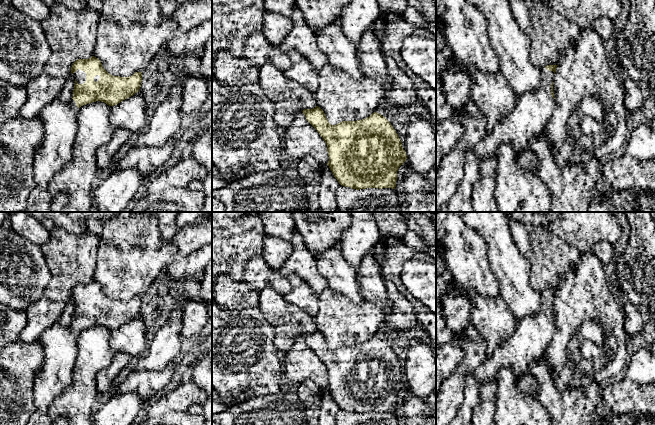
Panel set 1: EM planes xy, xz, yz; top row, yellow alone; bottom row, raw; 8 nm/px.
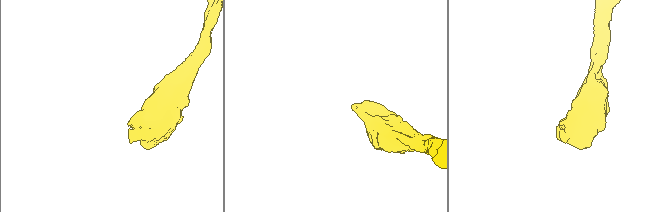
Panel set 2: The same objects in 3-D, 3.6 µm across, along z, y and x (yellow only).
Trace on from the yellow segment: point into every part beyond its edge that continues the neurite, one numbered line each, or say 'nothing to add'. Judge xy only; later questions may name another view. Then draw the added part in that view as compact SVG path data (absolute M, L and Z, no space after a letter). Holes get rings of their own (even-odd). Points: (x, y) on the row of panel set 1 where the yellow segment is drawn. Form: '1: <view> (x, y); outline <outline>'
1: xy (80, 76); outline M78 69L72 75L76 79L76 81L77 81L78 84L85 83L85 81L86 81L86 73L84 71L81 71L80 69Z

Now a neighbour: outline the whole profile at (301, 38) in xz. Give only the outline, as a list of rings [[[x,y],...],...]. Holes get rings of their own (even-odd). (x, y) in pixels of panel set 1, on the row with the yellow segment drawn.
[[[296,5],[291,14],[291,29],[278,46],[282,51],[296,50],[319,71],[329,64],[326,55],[318,48],[316,33],[306,23],[303,12]]]

